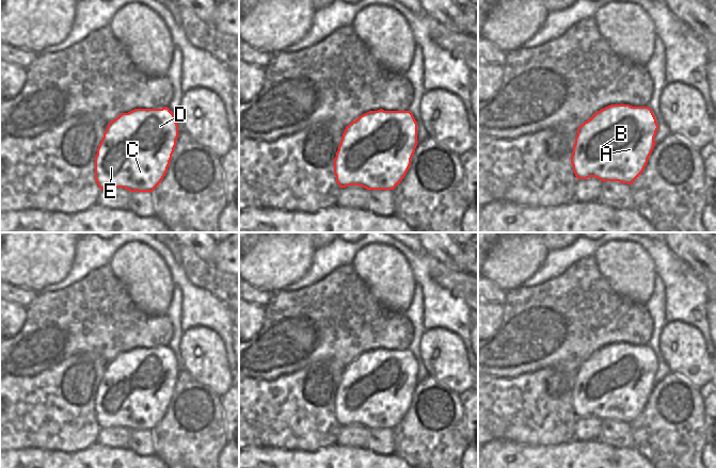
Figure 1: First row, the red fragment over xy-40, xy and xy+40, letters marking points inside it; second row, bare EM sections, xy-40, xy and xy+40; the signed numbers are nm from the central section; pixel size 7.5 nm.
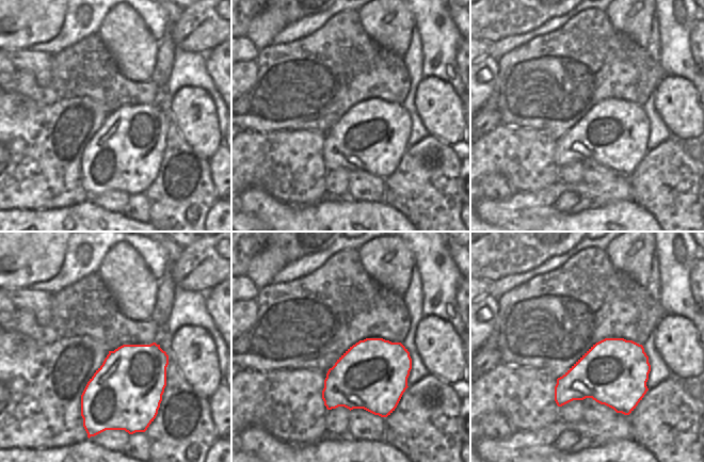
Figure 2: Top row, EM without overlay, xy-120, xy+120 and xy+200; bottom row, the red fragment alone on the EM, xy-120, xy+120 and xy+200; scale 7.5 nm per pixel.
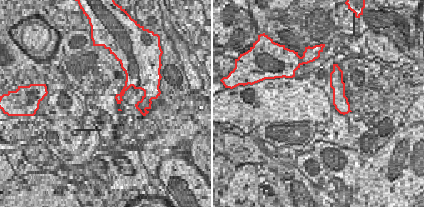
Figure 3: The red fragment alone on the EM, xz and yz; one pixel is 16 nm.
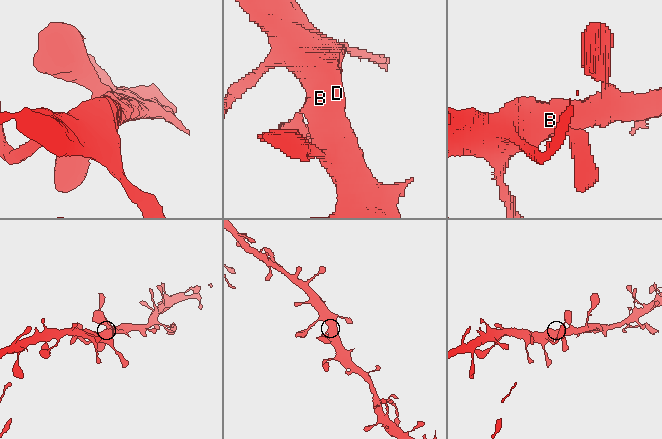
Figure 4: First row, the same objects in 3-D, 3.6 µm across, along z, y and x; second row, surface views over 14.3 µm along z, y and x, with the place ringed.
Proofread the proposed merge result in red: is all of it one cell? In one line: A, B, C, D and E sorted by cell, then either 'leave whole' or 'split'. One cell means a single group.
A B C D E; leave whole

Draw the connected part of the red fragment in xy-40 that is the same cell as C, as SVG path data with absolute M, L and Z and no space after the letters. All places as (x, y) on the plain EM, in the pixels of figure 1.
M168 345L122 352L108 362L97 387L95 419L99 427L124 426L130 431L153 431L168 410L177 376L178 364Z

